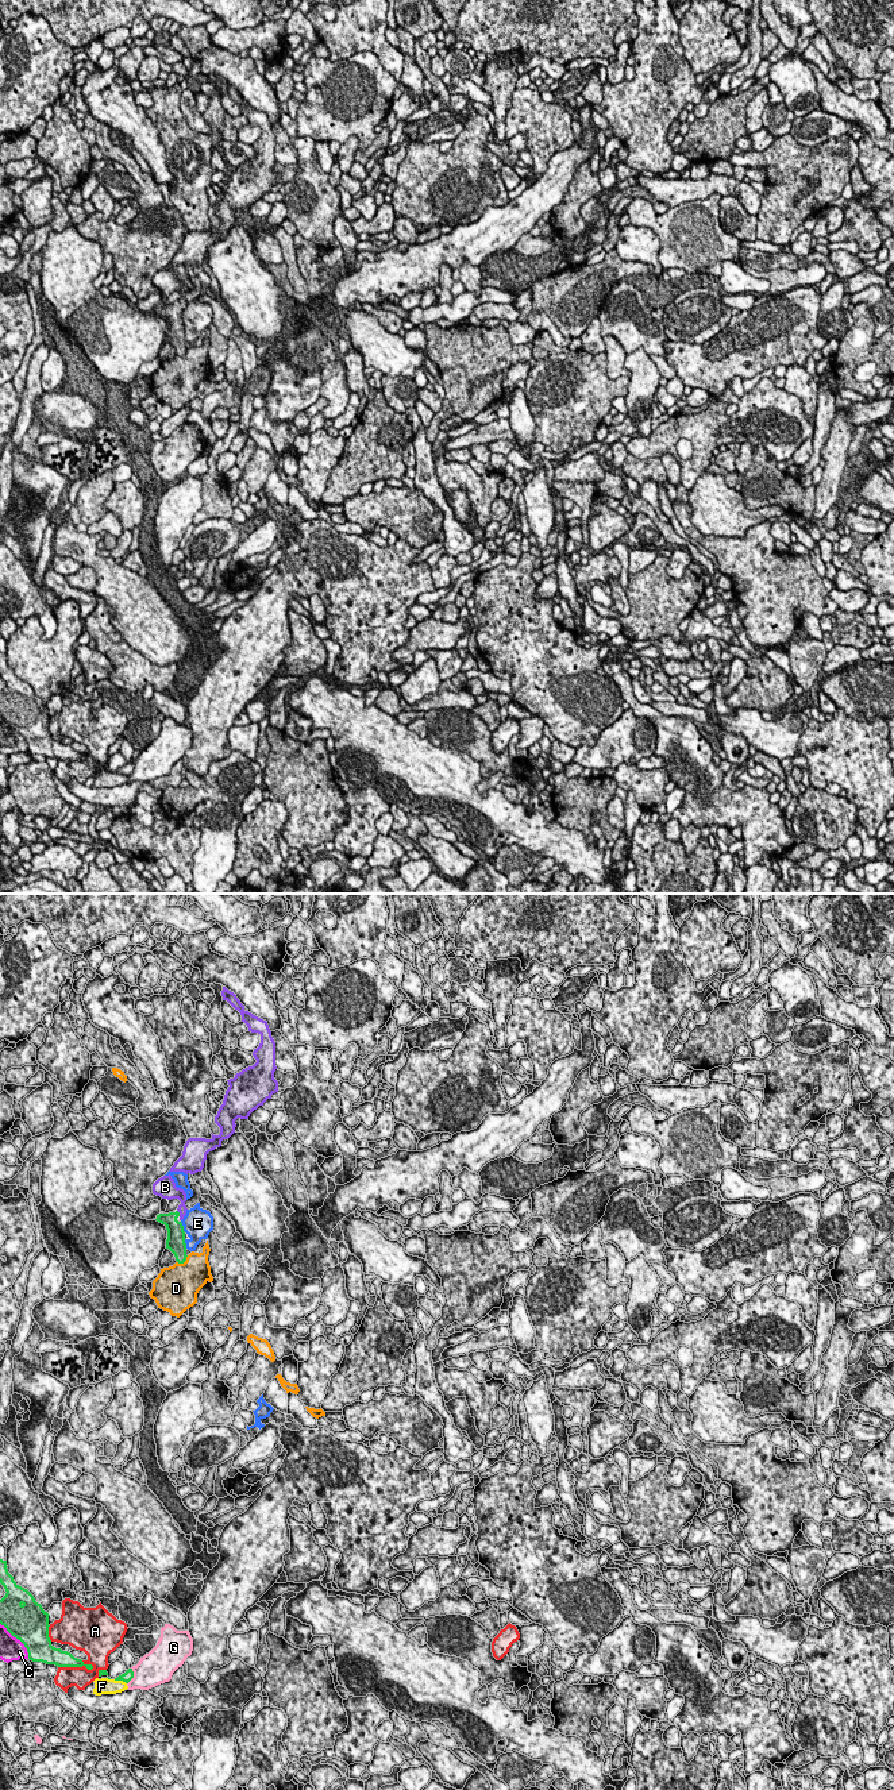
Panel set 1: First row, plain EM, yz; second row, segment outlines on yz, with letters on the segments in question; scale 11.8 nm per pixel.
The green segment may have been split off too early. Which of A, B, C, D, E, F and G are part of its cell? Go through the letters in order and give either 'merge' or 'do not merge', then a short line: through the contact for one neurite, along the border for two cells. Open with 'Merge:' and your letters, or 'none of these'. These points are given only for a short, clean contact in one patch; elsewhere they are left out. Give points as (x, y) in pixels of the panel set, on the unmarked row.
Merge: B
A: do not merge
B: merge; line yz (176, 326), (178, 305), (182, 293), (173, 285)
C: do not merge
D: do not merge
E: do not merge
F: do not merge
G: do not merge

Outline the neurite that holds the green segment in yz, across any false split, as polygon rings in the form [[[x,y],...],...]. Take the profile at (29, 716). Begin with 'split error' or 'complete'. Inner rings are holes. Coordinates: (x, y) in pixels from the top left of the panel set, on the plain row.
complete; [[[0,652],[0,676],[7,684],[0,693],[0,717],[24,737],[28,752],[58,760],[85,759],[92,763],[92,757],[85,757],[70,745],[51,738],[49,730],[50,707],[43,703],[27,682],[14,674],[7,660],[7,653]]]

